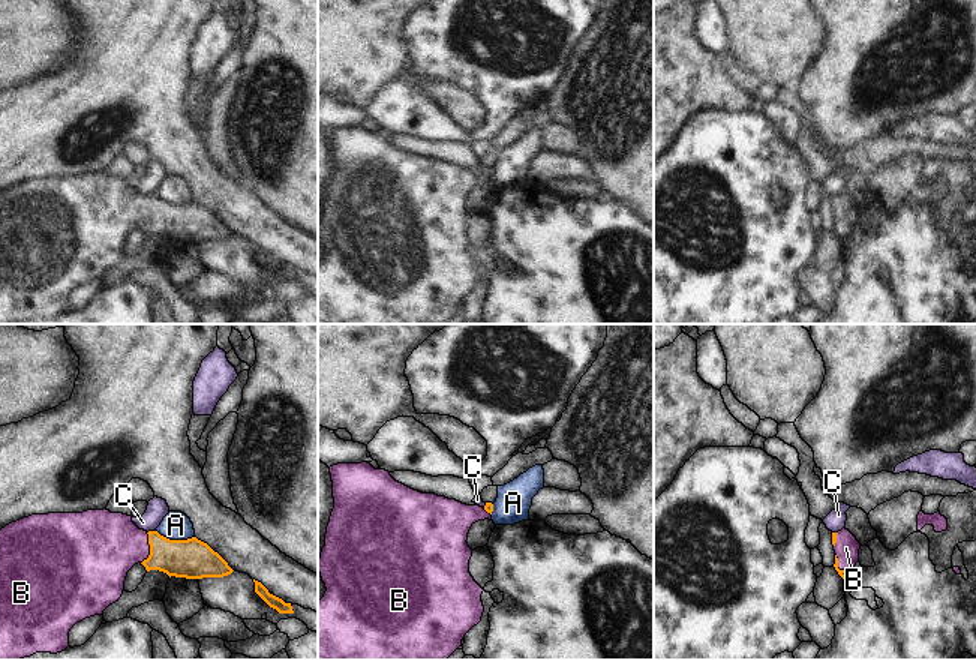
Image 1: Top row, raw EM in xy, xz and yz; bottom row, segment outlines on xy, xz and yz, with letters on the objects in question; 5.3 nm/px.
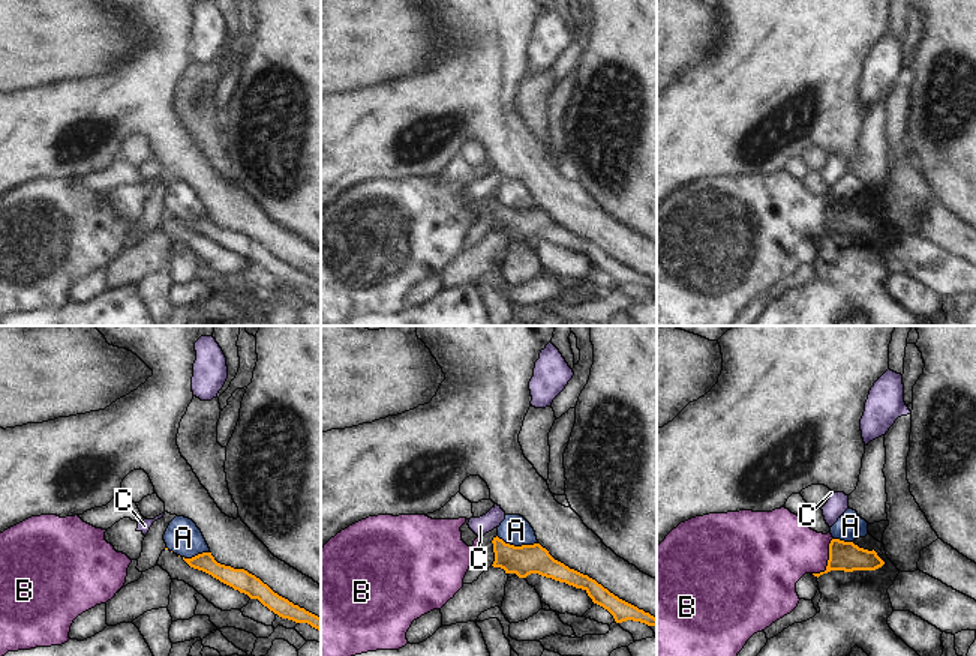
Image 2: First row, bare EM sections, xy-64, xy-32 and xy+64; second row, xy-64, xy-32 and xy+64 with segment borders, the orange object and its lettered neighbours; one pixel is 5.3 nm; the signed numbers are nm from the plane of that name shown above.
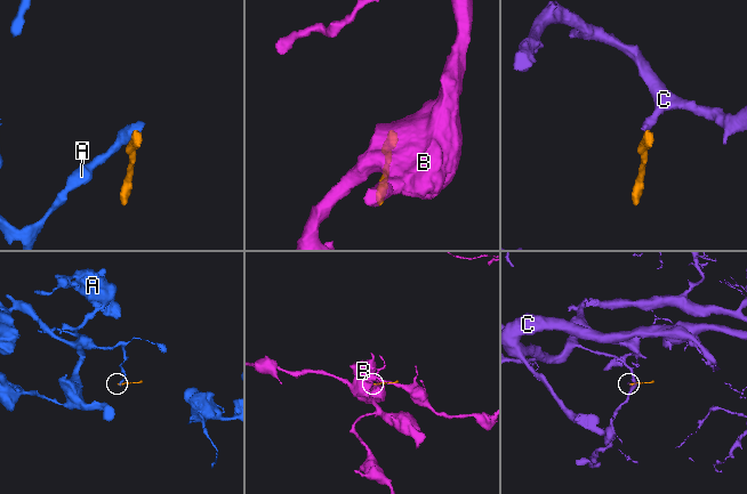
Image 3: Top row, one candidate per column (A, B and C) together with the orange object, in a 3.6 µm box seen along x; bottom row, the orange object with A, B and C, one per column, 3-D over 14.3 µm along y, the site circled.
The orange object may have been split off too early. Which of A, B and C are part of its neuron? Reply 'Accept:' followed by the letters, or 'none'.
Accept: B

